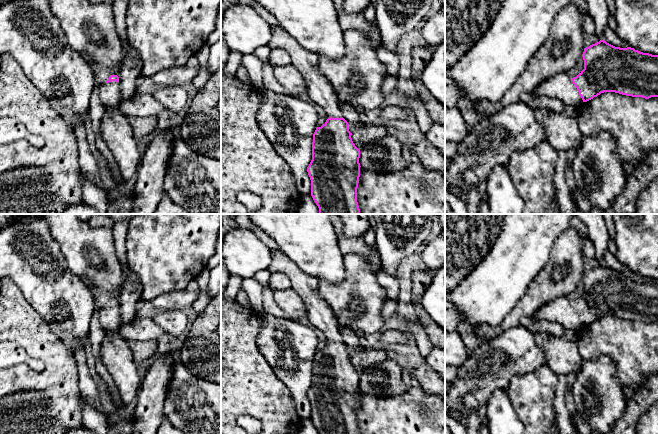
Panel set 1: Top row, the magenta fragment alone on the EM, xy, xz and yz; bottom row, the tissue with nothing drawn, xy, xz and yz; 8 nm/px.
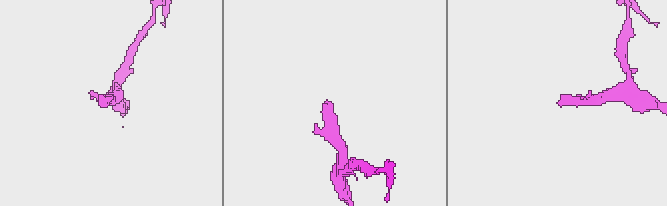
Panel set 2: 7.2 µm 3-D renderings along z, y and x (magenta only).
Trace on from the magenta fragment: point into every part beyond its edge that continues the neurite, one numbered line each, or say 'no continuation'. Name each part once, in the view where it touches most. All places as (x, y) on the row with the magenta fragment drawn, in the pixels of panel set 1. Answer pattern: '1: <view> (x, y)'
1: yz (560, 86)

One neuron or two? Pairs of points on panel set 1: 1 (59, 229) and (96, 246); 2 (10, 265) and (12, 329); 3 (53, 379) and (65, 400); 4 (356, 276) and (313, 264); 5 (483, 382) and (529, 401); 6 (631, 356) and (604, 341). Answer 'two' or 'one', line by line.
1: one
2: two
3: one
4: two
5: two
6: one

